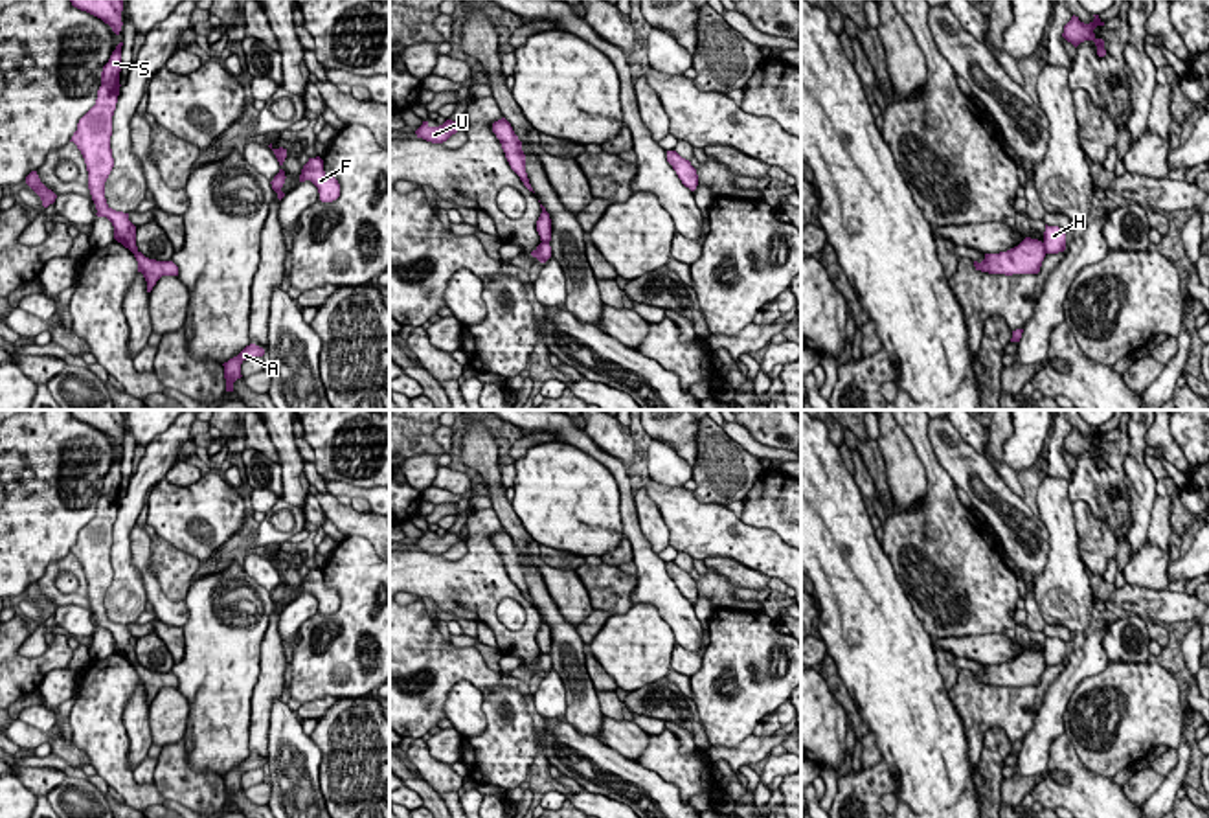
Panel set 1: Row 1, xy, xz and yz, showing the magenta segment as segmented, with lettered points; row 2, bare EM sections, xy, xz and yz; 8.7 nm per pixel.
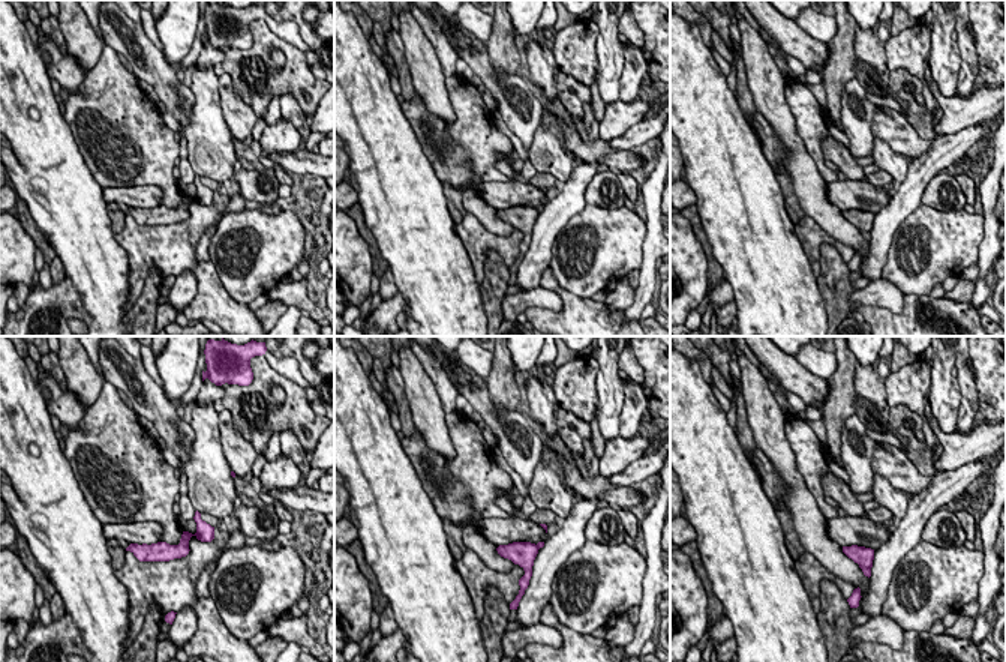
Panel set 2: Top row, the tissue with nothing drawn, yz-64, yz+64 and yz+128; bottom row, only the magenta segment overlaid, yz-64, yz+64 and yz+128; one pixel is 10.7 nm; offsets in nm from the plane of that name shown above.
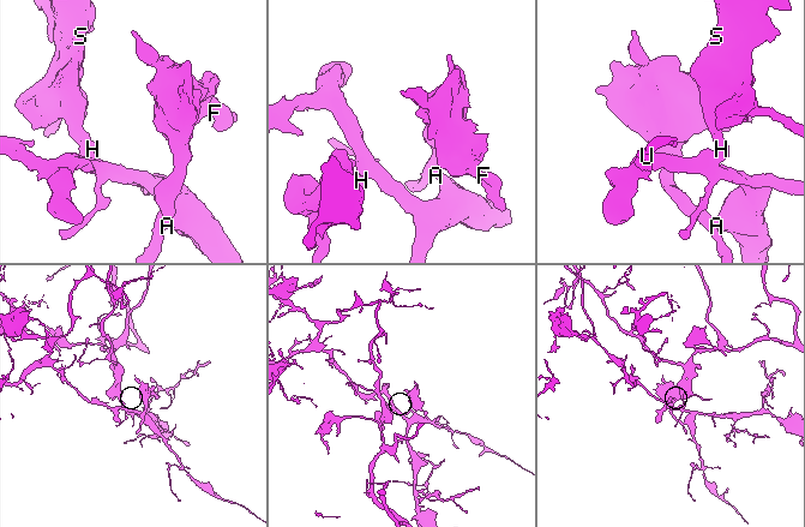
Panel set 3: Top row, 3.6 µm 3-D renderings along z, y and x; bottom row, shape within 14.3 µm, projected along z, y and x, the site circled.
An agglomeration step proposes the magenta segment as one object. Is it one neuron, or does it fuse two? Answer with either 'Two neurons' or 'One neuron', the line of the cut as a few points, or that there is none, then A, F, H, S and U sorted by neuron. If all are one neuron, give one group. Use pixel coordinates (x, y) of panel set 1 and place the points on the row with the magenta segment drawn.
Two neurons. Split along yz (1042, 243), (1048, 252). Groups: A F U / H S

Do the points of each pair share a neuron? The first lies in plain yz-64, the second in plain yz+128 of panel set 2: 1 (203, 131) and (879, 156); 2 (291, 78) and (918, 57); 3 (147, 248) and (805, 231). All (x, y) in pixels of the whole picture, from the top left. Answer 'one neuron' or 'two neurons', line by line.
1: one neuron
2: one neuron
3: one neuron

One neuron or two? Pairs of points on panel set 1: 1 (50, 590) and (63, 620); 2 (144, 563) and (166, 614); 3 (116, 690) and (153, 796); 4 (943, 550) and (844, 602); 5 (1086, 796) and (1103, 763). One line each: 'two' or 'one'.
1: two
2: one
3: one
4: two
5: two

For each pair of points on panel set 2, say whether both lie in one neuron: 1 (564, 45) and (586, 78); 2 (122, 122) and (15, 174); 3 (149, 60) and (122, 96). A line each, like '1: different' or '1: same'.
1: same
2: different
3: different

